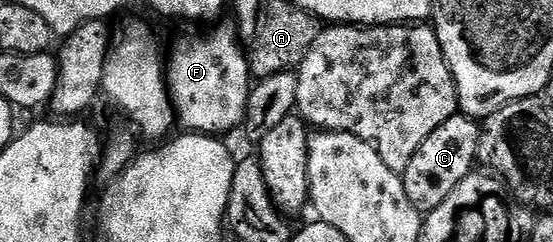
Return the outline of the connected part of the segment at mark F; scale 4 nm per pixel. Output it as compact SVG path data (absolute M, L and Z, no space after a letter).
M216 24L208 37L183 37L166 62L166 85L176 122L184 130L224 135L244 124L253 88L251 62L236 26Z

